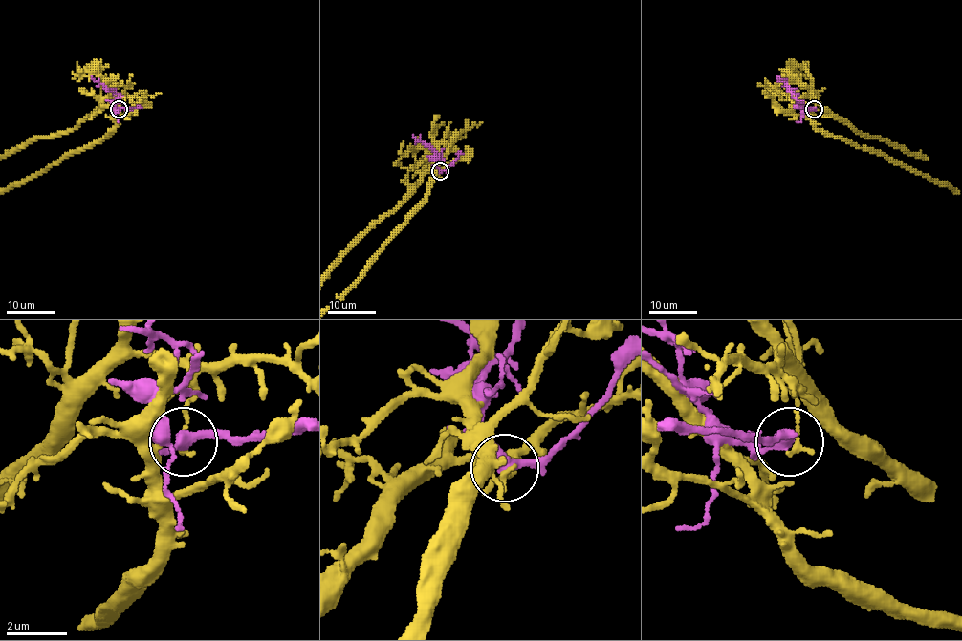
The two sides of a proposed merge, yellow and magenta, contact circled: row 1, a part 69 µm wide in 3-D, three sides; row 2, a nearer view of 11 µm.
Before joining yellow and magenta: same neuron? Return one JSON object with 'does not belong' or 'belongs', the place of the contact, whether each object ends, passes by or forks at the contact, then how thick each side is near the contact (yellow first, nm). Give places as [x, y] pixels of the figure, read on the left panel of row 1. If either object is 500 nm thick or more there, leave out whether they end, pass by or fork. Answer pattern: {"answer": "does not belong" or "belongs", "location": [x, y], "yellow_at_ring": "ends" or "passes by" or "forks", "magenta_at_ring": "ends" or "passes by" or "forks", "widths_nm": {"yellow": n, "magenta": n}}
{"answer": "does not belong", "location": [119, 109], "yellow_at_ring": "ends", "magenta_at_ring": "passes by", "widths_nm": {"yellow": 180, "magenta": 320}}

